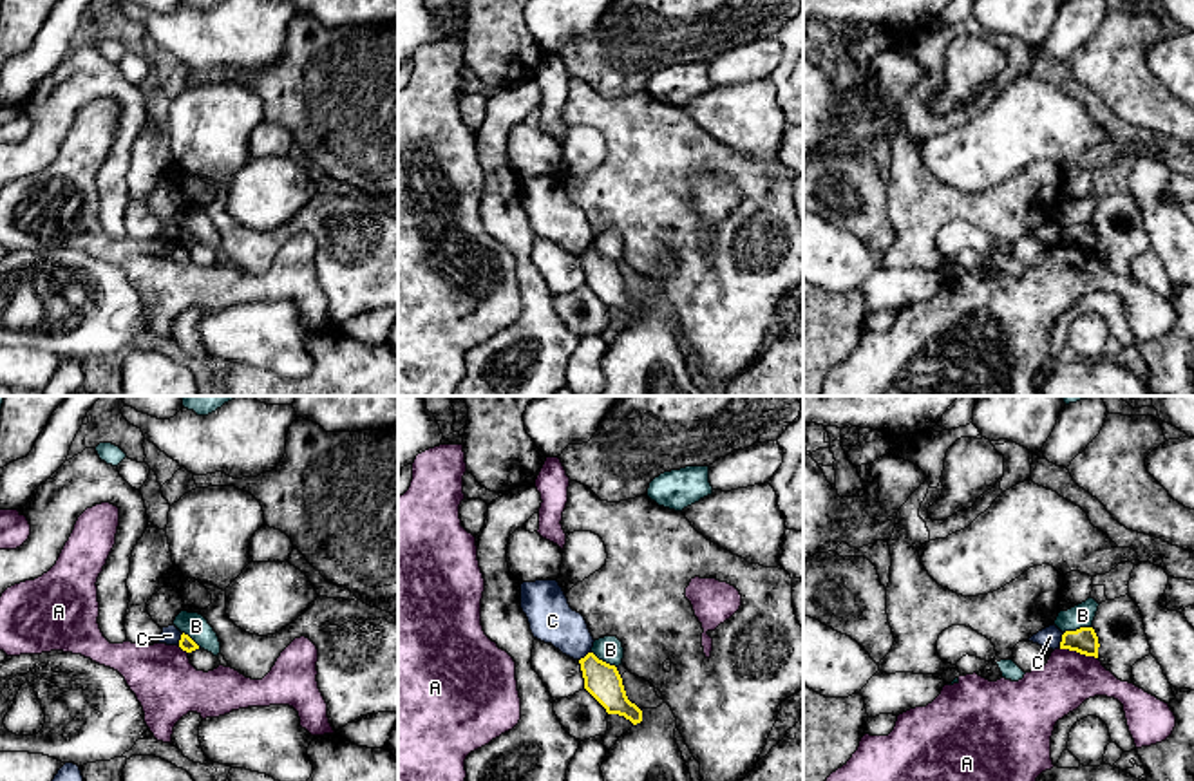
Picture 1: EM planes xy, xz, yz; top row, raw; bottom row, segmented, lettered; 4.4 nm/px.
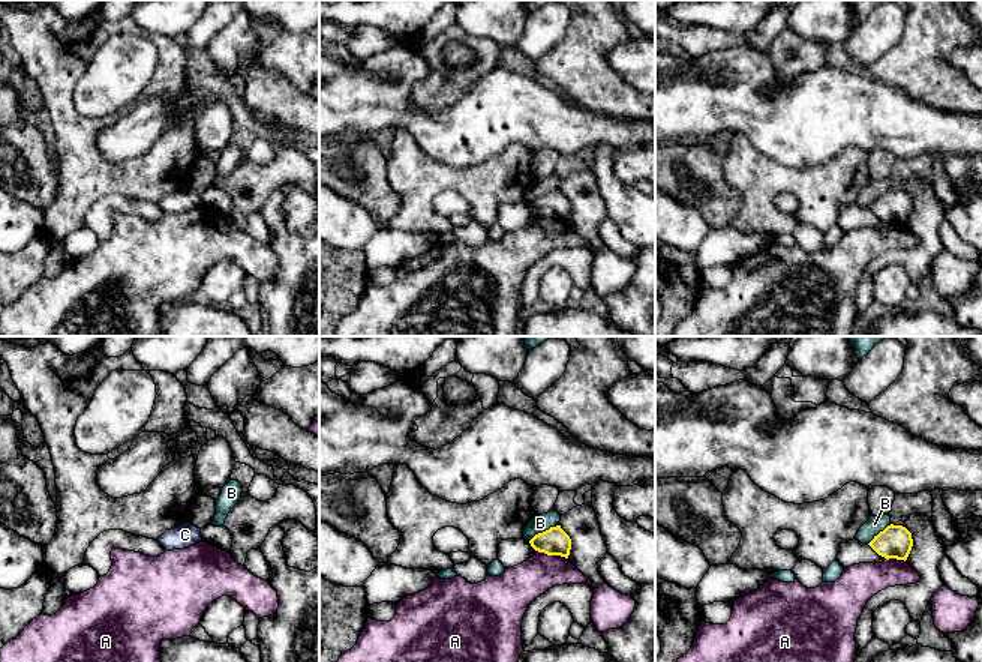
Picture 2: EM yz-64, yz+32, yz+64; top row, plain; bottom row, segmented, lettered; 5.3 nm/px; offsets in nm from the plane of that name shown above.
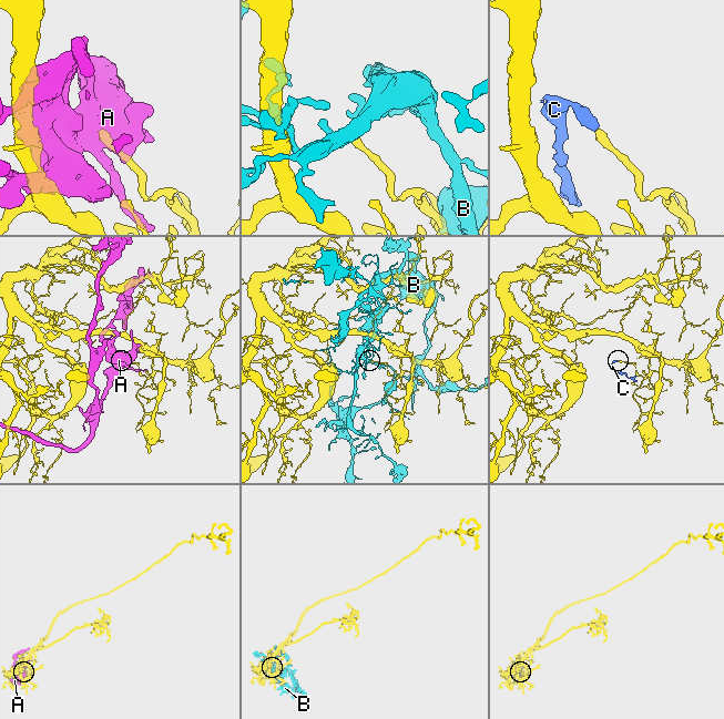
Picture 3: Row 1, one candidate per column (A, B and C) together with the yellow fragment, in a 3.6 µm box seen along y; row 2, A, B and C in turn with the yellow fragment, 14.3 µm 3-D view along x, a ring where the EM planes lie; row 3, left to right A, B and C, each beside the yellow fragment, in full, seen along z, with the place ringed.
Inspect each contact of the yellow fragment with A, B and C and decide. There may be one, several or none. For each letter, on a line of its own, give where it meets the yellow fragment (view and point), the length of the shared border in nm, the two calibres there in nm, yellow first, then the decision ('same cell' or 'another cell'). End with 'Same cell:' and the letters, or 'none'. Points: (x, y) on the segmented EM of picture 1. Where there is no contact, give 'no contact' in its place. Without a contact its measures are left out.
A: meets yellow in yz at (1079, 651); contact 180 nm long; 120 nm thick on the yellow side, 240 nm on the other; another cell
B: meets yellow in yz at (1077, 630); contact 130 nm long; 120 nm thick on the yellow side, 110 nm on the other; another cell
C: meets yellow in yz at (1062, 640); contact 70 nm long; 120 nm thick on the yellow side, 90 nm on the other; another cell
Same cell: none

